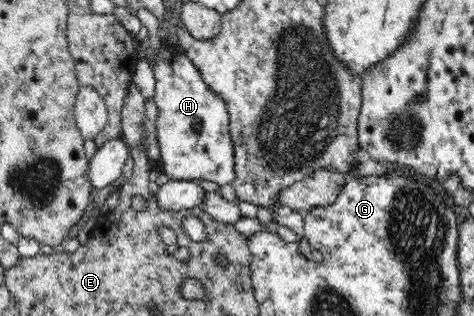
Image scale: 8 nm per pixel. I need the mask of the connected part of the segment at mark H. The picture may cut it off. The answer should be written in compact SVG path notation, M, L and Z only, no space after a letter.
M163 47L156 57L153 71L156 79L154 102L158 108L156 128L158 128L158 144L160 144L162 166L164 166L162 172L160 164L155 163L155 172L160 170L170 180L204 179L217 183L219 186L234 182L236 178L234 149L229 134L228 110L222 97L208 88L194 62L181 50Z

